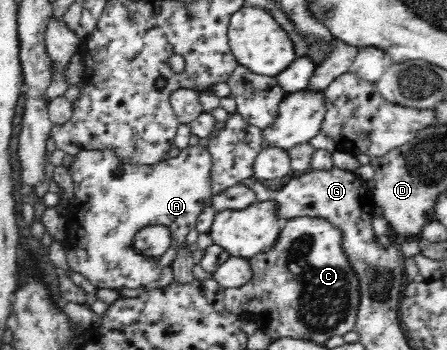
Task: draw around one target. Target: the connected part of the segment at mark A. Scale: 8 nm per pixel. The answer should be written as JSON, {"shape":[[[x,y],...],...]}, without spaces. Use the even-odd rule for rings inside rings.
{"shape":[[[199,144],[186,147],[176,157],[147,165],[126,161],[113,147],[79,150],[74,155],[72,164],[66,166],[75,190],[70,202],[70,224],[63,241],[70,270],[84,276],[98,290],[145,288],[147,284],[158,281],[162,270],[171,265],[188,232],[194,230],[197,216],[211,202],[211,164],[211,154],[207,147]],[[148,226],[165,226],[171,236],[170,246],[157,257],[140,253],[134,247],[136,234]]]}

